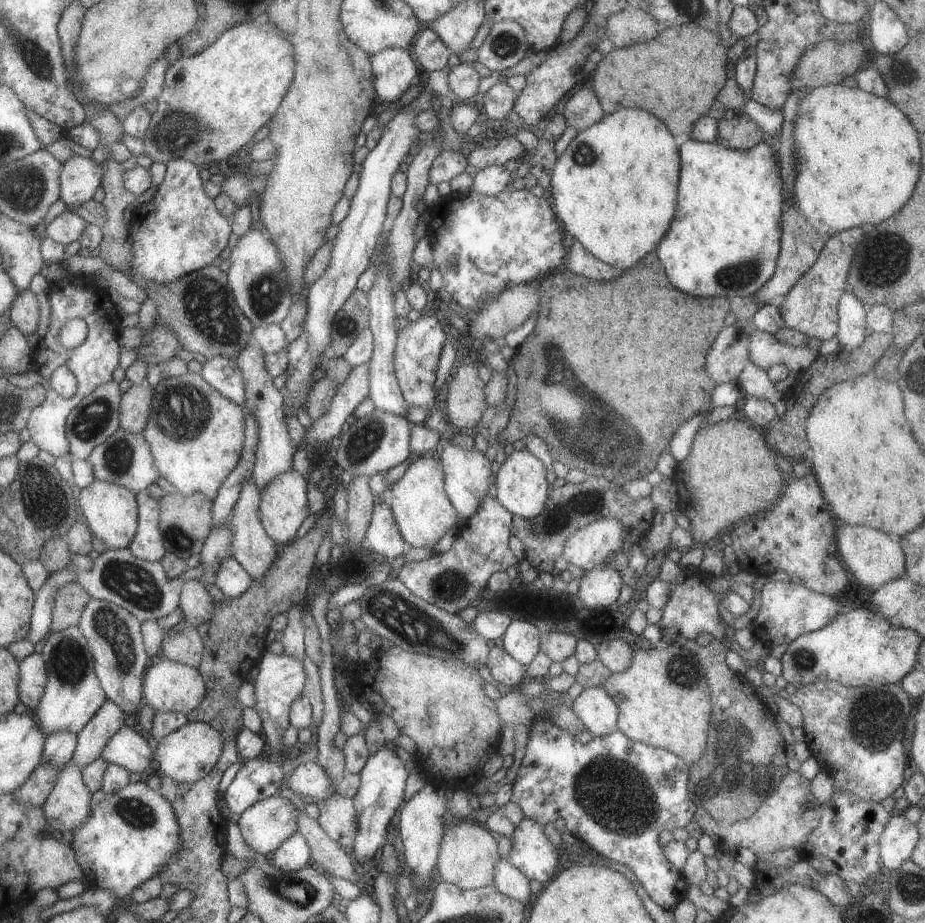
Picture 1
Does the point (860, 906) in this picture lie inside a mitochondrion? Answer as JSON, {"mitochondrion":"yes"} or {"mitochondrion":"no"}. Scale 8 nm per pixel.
{"mitochondrion":"no"}

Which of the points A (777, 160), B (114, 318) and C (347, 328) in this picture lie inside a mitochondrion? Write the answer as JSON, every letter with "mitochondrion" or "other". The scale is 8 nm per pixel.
{"A":"other","B":"other","C":"mitochondrion"}

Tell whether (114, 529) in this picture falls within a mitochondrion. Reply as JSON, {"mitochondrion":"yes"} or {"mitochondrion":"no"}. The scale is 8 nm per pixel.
{"mitochondrion":"no"}

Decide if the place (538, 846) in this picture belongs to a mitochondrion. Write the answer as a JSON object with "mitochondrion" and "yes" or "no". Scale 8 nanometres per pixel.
{"mitochondrion":"no"}

